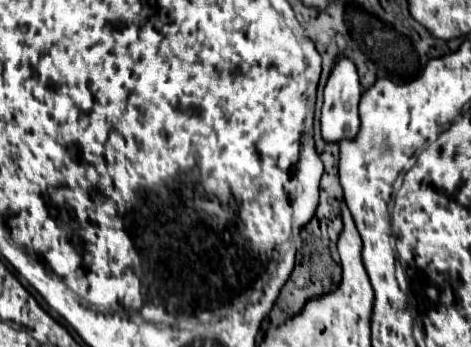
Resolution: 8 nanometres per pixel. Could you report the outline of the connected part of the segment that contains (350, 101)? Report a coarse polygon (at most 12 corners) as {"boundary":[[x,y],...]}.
{"boundary":[[338,60],[324,88],[326,142],[358,134],[358,72]]}

